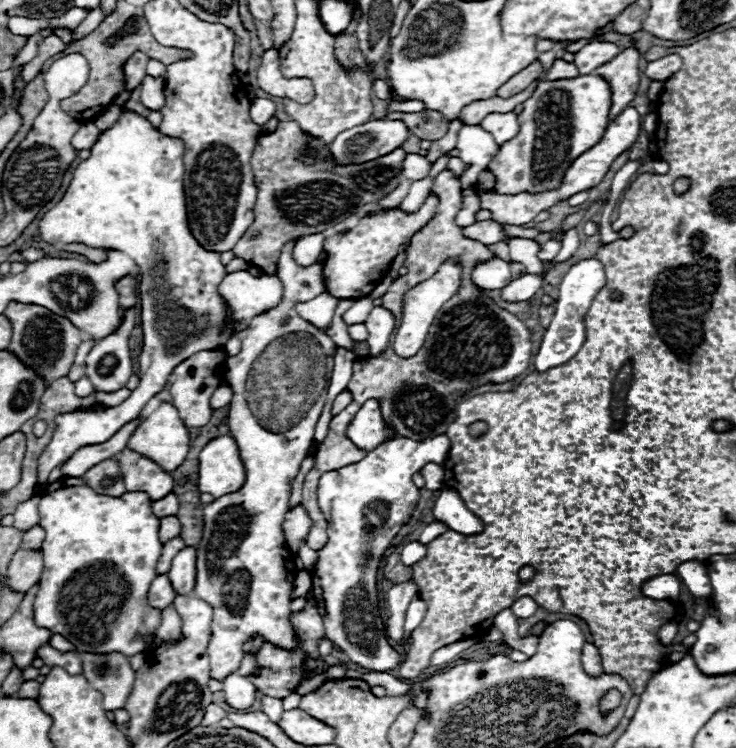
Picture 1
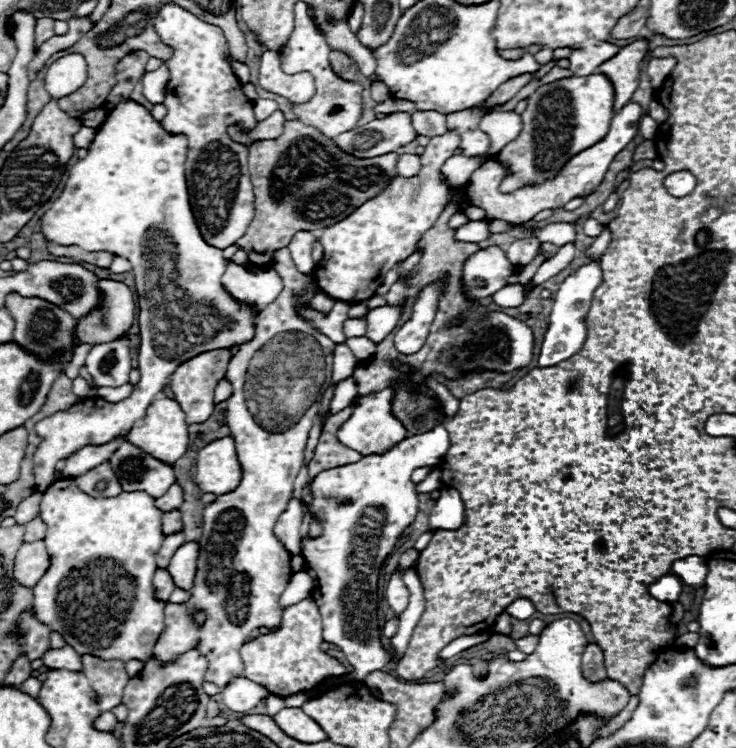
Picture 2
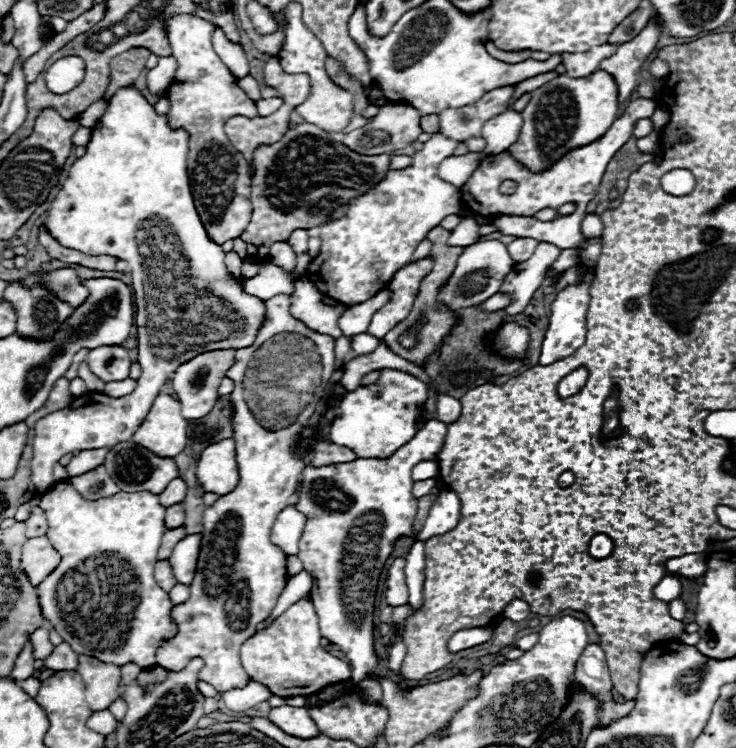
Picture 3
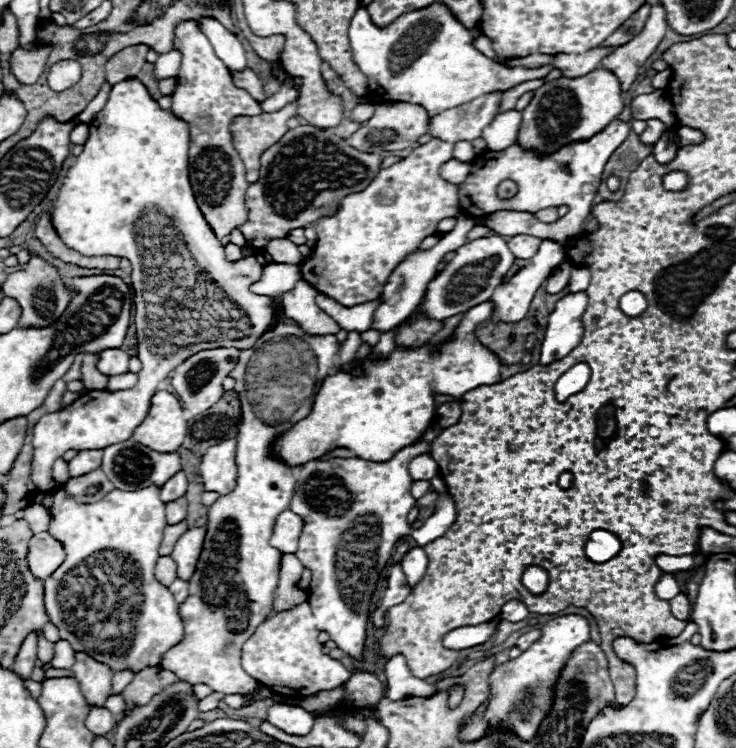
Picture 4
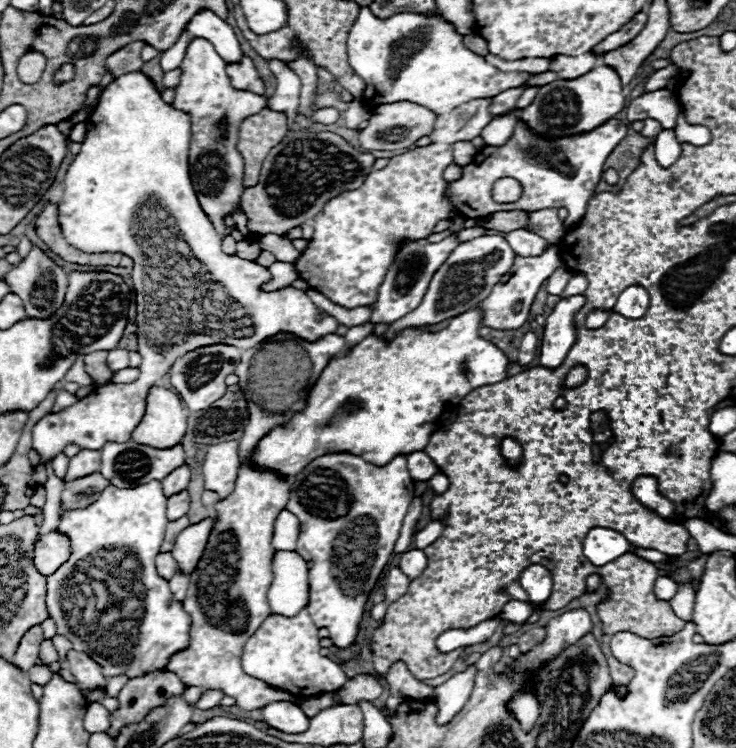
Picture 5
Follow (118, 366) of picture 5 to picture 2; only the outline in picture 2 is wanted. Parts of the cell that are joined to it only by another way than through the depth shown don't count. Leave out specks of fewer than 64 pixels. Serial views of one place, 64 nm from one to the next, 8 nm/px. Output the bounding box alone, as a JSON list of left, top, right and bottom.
[86,334,132,388]

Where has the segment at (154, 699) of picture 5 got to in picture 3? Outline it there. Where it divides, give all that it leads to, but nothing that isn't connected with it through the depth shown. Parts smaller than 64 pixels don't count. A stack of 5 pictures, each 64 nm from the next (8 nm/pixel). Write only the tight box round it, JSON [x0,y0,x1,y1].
[136,666,166,684]

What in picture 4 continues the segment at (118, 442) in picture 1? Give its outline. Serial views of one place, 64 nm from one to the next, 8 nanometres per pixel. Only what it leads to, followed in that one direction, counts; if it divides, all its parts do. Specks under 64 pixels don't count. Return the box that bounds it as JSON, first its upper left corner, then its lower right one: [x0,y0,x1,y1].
[70,450,102,478]

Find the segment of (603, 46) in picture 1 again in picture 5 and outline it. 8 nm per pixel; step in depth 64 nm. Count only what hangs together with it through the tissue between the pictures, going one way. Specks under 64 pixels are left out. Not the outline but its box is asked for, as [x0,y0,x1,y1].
[550,52,600,80]

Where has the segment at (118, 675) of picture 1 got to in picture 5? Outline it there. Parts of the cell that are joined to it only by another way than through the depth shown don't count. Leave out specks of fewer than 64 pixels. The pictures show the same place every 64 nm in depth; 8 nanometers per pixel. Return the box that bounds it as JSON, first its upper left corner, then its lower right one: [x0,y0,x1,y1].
[68,650,106,690]

